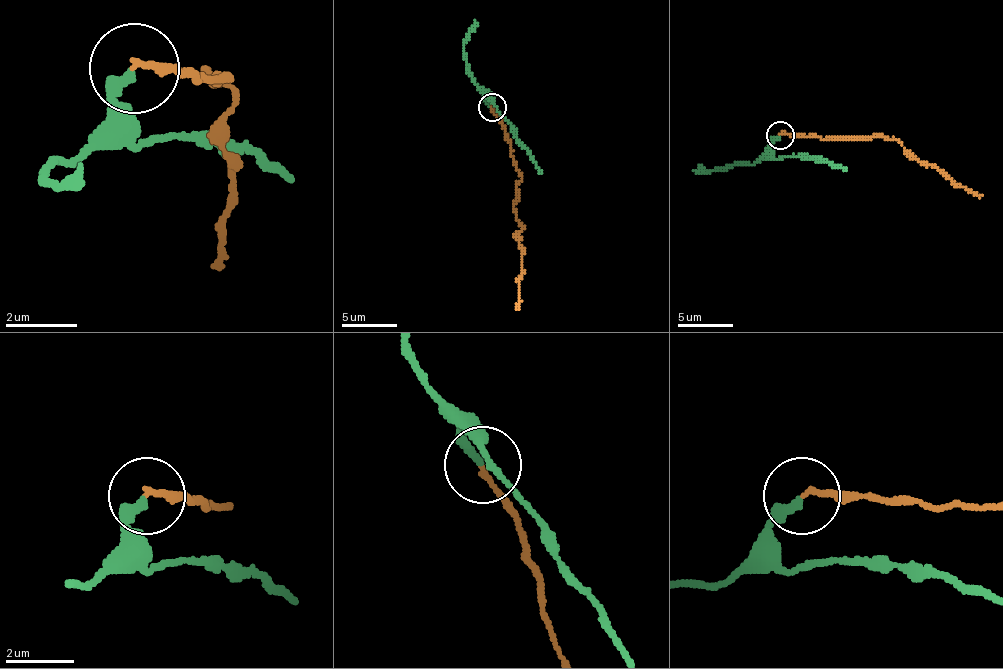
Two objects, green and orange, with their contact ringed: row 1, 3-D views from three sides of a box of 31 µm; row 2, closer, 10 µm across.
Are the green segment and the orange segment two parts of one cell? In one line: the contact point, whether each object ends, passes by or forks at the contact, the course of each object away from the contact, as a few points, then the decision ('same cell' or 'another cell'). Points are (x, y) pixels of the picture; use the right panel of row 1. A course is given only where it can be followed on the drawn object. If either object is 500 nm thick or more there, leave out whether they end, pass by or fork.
place (780, 135); green ends; orange ends; course green (779, 134), (771, 145), (776, 159), (818, 156), (846, 170); course orange (779, 134), (896, 139), (921, 162), (935, 165), (957, 184), (982, 195); another cell

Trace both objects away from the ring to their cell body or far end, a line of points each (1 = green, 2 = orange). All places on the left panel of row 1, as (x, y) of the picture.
1: (132, 66), (123, 102), (141, 147), (231, 138), (294, 183)
2: (132, 66), (231, 84), (204, 75), (222, 84), (231, 156), (222, 228), (213, 264)

